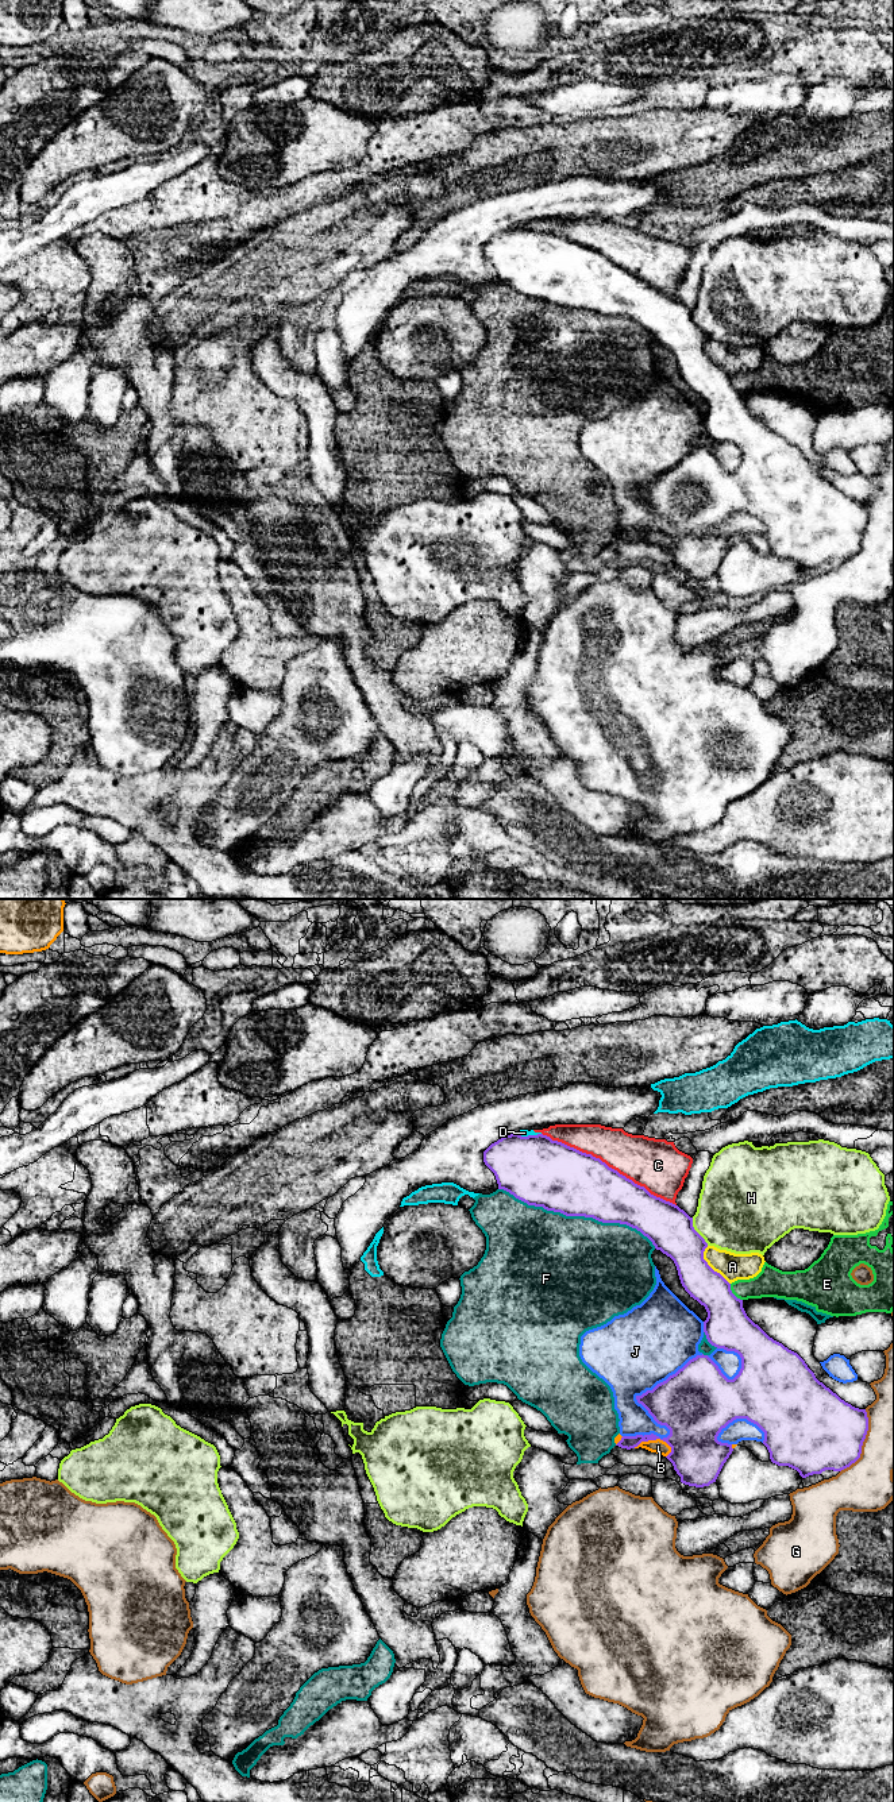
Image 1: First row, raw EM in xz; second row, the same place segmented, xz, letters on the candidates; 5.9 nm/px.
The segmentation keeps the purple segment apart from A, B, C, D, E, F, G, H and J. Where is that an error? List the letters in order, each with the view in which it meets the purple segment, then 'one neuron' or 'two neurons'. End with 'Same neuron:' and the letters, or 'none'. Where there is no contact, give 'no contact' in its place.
A: meets purple in xz; two neurons
B: meets purple in xz; two neurons
C: meets purple in xz; two neurons
D: meets purple in xz; two neurons
E: meets purple in xz; two neurons
F: meets purple in xz; two neurons
G: meets purple in xz; two neurons
H: meets purple in xz; two neurons
J: meets purple in xz; two neurons
Same neuron: none

